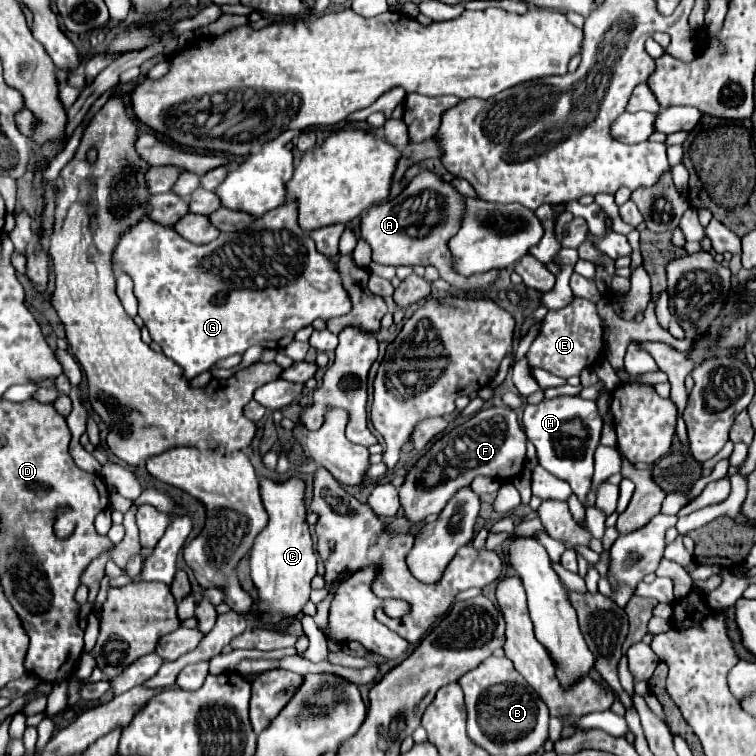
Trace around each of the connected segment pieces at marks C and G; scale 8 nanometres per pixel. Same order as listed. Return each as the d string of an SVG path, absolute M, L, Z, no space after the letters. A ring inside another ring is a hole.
M292 476L284 482L260 478L262 504L270 516L268 526L258 534L250 552L252 580L258 588L260 608L270 612L270 622L276 624L278 618L296 616L310 596L310 580L316 576L316 552L310 536L310 526L306 522L306 502L304 502L306 482Z
M294 200L280 206L278 210L270 210L270 214L264 214L262 218L256 218L246 230L236 234L220 234L214 242L204 246L186 242L182 236L174 232L174 228L160 226L152 220L140 220L118 240L118 246L114 248L114 272L130 274L134 282L134 296L138 298L138 316L144 320L152 340L160 344L162 352L184 370L184 376L188 380L192 380L200 372L210 370L222 358L246 352L250 346L278 350L286 348L294 340L294 334L300 328L312 324L316 318L330 320L334 316L344 316L346 312L350 312L350 298L342 288L334 262L322 256L316 250L314 240L298 226ZM226 244L248 244L250 252L254 250L252 246L274 248L274 256L284 260L282 276L288 278L282 286L266 286L264 290L228 288L222 282L222 246Z

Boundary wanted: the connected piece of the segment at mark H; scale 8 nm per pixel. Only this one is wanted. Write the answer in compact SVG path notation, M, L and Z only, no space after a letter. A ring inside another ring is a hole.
M558 396L554 400L542 400L536 406L526 404L522 420L528 440L536 446L538 462L542 462L542 466L554 476L566 480L580 502L584 502L584 496L590 492L594 470L592 456L602 432L602 418L598 416L594 400L582 400L578 396Z

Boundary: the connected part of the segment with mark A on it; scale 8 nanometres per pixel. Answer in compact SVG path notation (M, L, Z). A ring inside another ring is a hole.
M430 170L419 173L412 179L412 182L402 190L402 196L380 202L378 206L372 206L370 210L366 210L366 214L360 216L360 238L366 240L372 248L372 260L378 264L388 264L388 266L414 266L414 264L432 264L438 268L440 276L454 284L456 288L464 288L464 290L474 290L478 286L488 286L498 278L498 270L490 270L486 274L478 274L478 276L470 276L470 278L462 278L460 274L456 274L452 270L452 262L450 262L450 252L446 248L446 242L450 240L450 236L454 236L458 232L460 226L460 194L450 186L450 182L445 182L441 175ZM434 192L434 200L438 202L436 208L436 216L430 224L422 226L420 224L420 204L424 202L424 198L430 198Z

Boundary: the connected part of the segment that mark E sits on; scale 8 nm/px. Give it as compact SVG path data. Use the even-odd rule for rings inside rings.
M574 298L566 308L548 312L540 322L538 336L526 352L528 364L548 370L550 374L570 378L580 376L584 368L592 368L604 354L604 318L598 314L596 304L590 300Z

